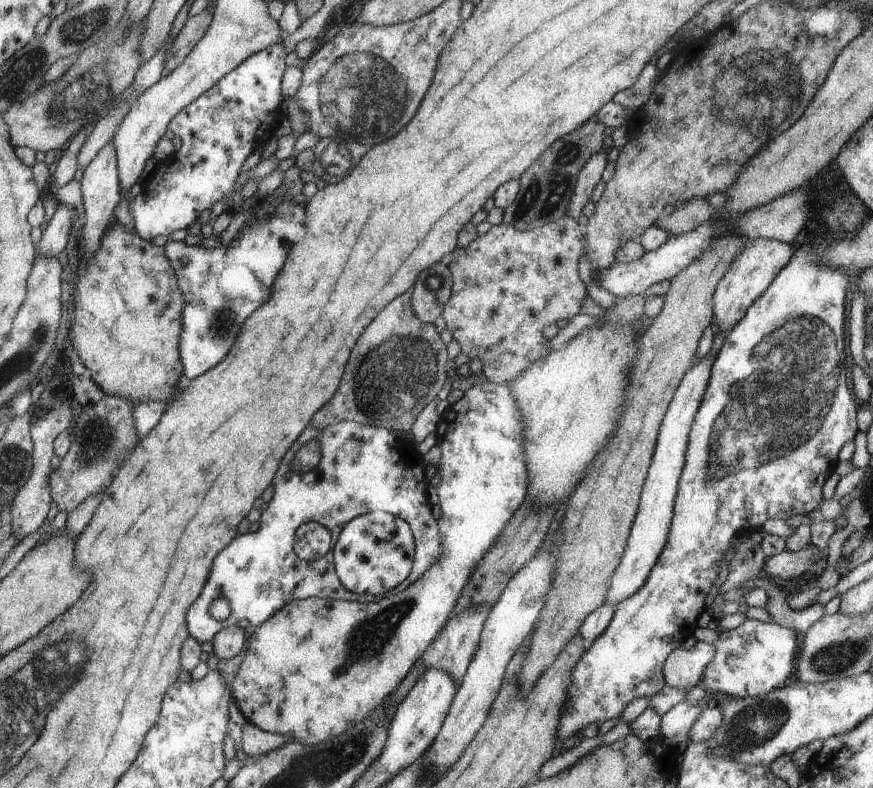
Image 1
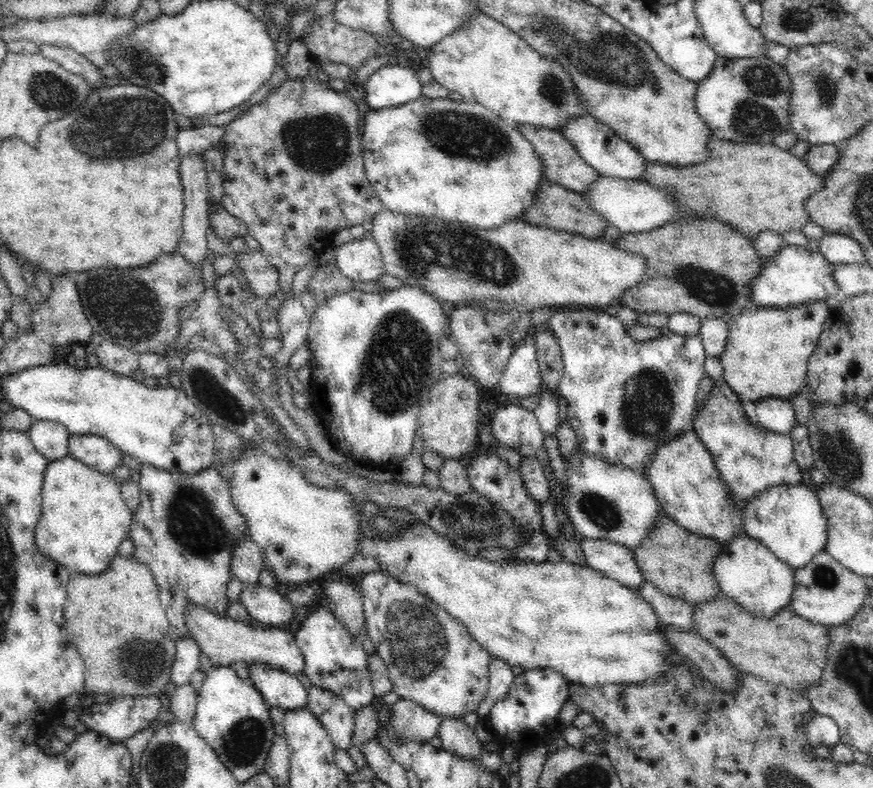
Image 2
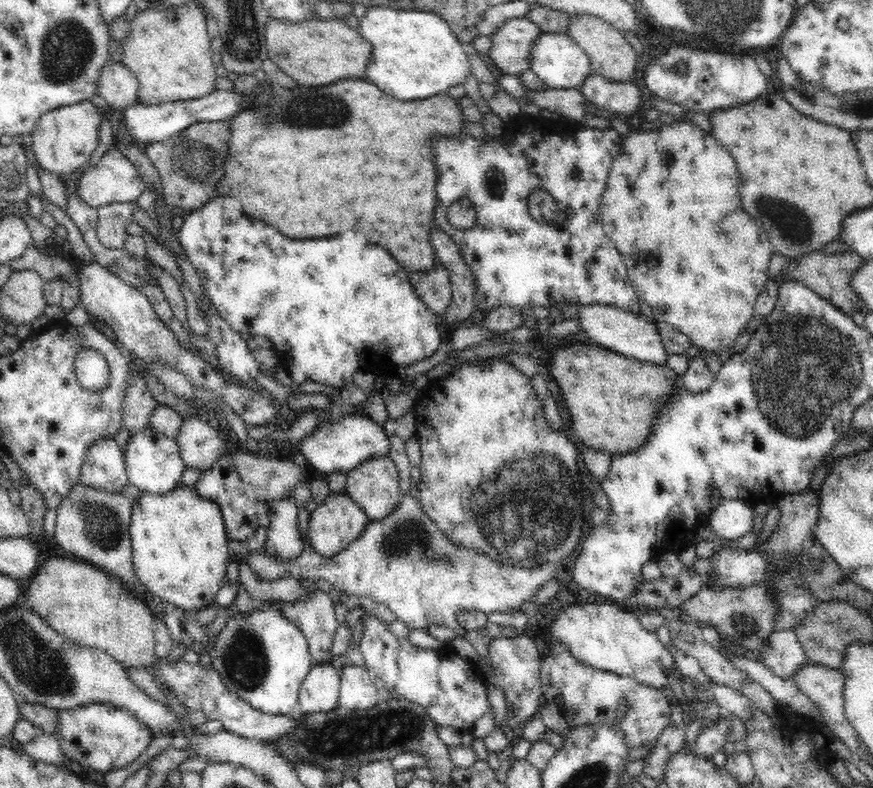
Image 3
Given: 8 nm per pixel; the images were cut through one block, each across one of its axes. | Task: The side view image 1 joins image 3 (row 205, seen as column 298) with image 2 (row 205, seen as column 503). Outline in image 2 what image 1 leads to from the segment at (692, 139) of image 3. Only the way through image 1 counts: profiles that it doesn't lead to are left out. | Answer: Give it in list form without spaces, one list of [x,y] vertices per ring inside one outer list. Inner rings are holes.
[[[424,95],[406,104],[388,108],[373,110],[366,116],[362,135],[362,147],[364,157],[364,171],[368,181],[372,183],[372,189],[377,192],[386,209],[393,213],[400,213],[409,217],[421,217],[426,221],[459,222],[461,225],[472,226],[476,229],[498,229],[504,222],[522,220],[524,214],[534,204],[538,196],[539,186],[546,180],[546,167],[540,158],[535,146],[516,127],[501,120],[494,112],[478,103],[456,101],[451,99],[433,99]]]

